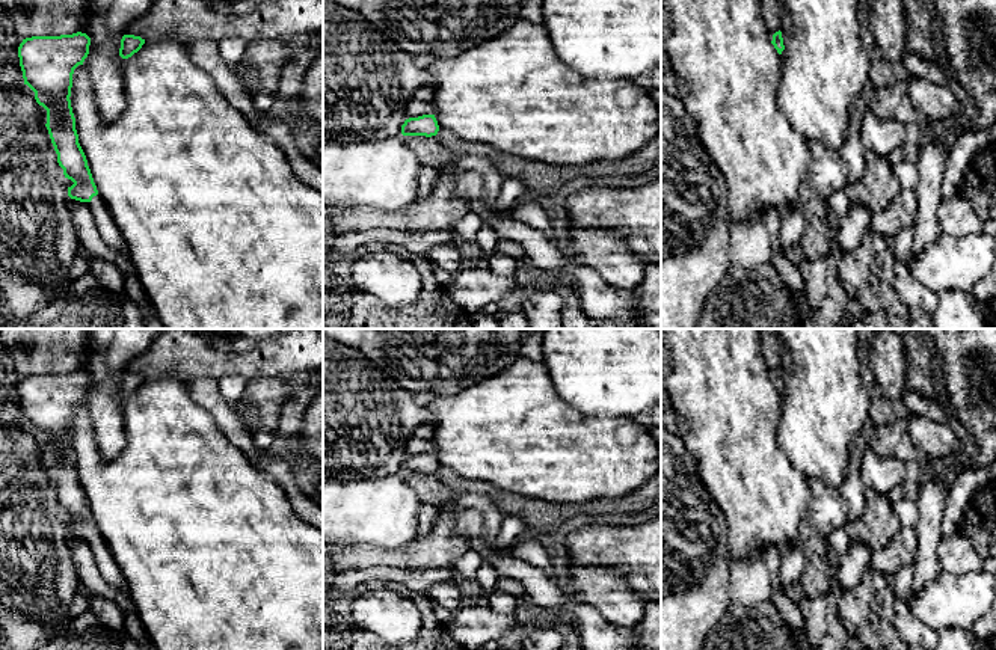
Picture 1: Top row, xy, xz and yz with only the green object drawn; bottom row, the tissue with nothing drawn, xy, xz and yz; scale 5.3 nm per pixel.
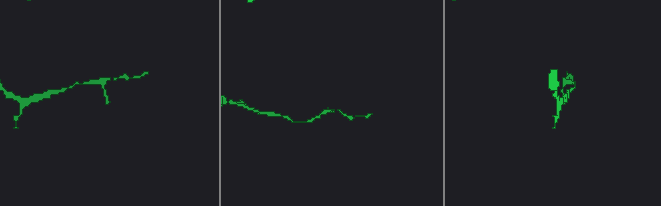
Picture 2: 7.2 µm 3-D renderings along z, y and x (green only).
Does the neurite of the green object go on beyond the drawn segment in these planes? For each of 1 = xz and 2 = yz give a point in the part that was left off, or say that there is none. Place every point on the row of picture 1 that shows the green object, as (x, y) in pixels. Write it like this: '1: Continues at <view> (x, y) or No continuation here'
1: No continuation here
2: No continuation here

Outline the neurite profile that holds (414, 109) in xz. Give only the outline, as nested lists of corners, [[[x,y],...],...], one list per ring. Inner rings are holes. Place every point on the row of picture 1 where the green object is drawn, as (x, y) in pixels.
[[[412,98],[406,106],[406,118],[418,118],[423,115],[435,115],[435,104]]]

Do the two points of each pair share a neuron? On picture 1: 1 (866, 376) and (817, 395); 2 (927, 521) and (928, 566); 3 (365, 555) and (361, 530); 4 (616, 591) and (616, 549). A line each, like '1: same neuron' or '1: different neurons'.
1: different neurons
2: same neuron
3: different neurons
4: different neurons

